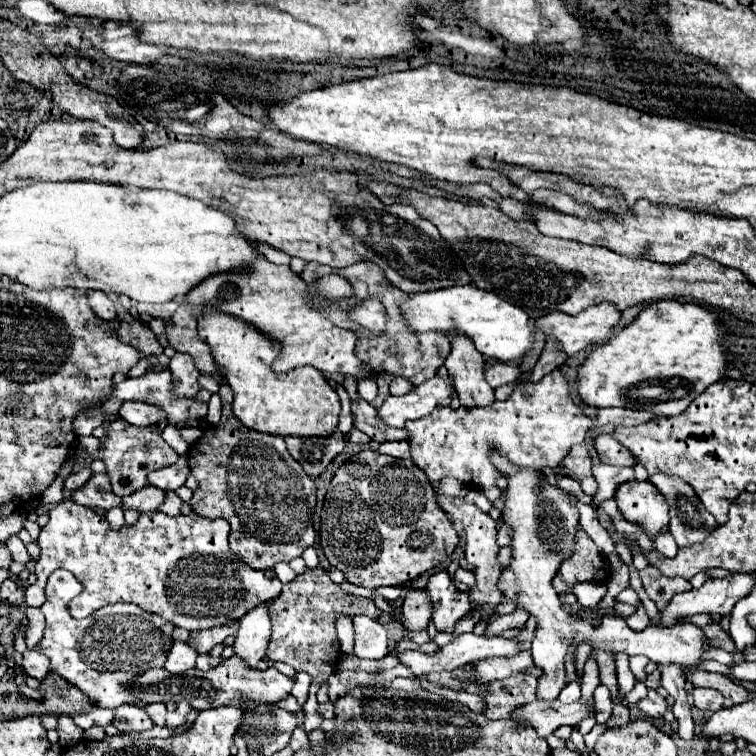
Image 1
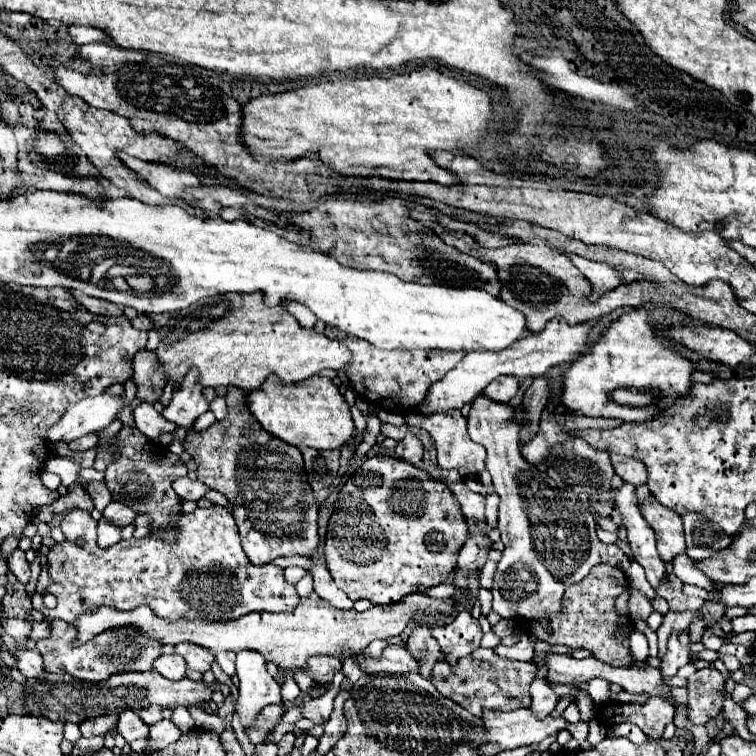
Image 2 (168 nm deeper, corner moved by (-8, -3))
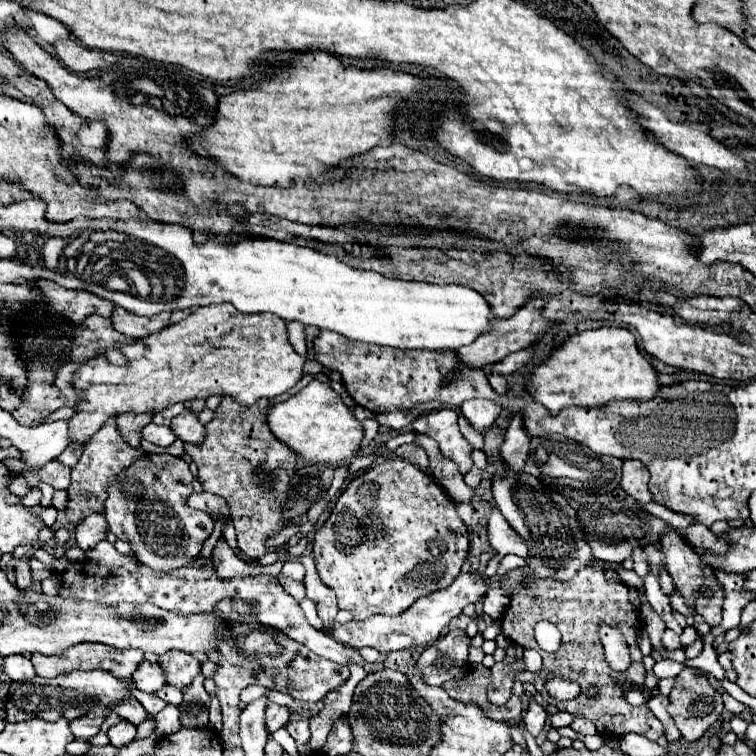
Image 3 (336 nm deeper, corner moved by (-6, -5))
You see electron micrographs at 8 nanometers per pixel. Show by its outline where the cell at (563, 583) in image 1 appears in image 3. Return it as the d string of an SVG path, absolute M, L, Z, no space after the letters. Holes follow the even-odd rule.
M581 567L579 573L569 581L555 581L555 579L539 579L535 581L535 587L517 587L513 589L513 597L509 603L509 609L503 617L503 635L521 645L523 649L535 649L543 657L543 671L563 675L567 679L575 679L581 685L579 699L559 703L559 701L547 701L555 705L559 711L567 711L575 717L587 717L595 723L601 737L619 737L625 733L639 733L645 735L651 741L657 741L663 735L661 721L649 711L647 705L629 705L625 701L625 689L621 685L643 685L645 681L645 667L643 667L643 655L637 647L637 633L641 629L641 619L635 613L635 607L629 599L629 589L621 583L607 581L604 571L600 567ZM537 621L551 621L559 627L563 639L561 647L555 653L543 653L537 641L533 639L531 629ZM607 621L607 625L617 627L625 633L625 639L629 639L631 649L631 667L625 673L611 671L607 667L607 661L603 659L603 647L599 643L599 623ZM589 685L597 689L597 701L589 697Z

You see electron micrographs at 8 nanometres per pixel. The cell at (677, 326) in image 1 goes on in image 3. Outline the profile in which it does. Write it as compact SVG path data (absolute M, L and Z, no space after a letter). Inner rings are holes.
M601 327L565 339L549 359L541 361L531 371L525 389L551 415L557 415L563 407L571 405L603 407L609 401L647 401L655 397L659 383L655 369L637 349L631 331L623 327Z

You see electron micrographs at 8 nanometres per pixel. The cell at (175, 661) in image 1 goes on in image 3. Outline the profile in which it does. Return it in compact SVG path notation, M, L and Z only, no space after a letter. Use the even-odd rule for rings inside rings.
M141 661L139 667L135 669L135 673L131 675L131 681L139 691L155 693L163 687L163 669L157 663Z

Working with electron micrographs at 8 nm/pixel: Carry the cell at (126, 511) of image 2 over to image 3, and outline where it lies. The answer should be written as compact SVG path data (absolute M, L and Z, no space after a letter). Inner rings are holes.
M87 515L87 519L75 527L77 547L83 551L89 551L99 541L103 541L107 537L107 525L105 523L107 521L103 519L103 515Z

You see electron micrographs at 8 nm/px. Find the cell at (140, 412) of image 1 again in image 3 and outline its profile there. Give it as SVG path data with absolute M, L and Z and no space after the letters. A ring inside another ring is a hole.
M149 423L143 431L143 439L153 443L153 445L159 445L159 447L169 447L173 441L175 441L175 435L171 435L171 429L165 427L165 425L155 425L155 423Z

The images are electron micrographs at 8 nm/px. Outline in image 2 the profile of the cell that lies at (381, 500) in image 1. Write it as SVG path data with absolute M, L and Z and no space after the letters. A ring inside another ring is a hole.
M369 457L339 491L335 511L327 525L325 563L335 583L353 601L371 599L377 605L387 605L409 593L439 585L453 573L457 553L467 539L467 523L459 513L461 509L457 509L457 501L453 501L453 493L449 493L445 485L427 475L419 479L399 479L399 465L395 473L379 473L377 459L379 457Z

